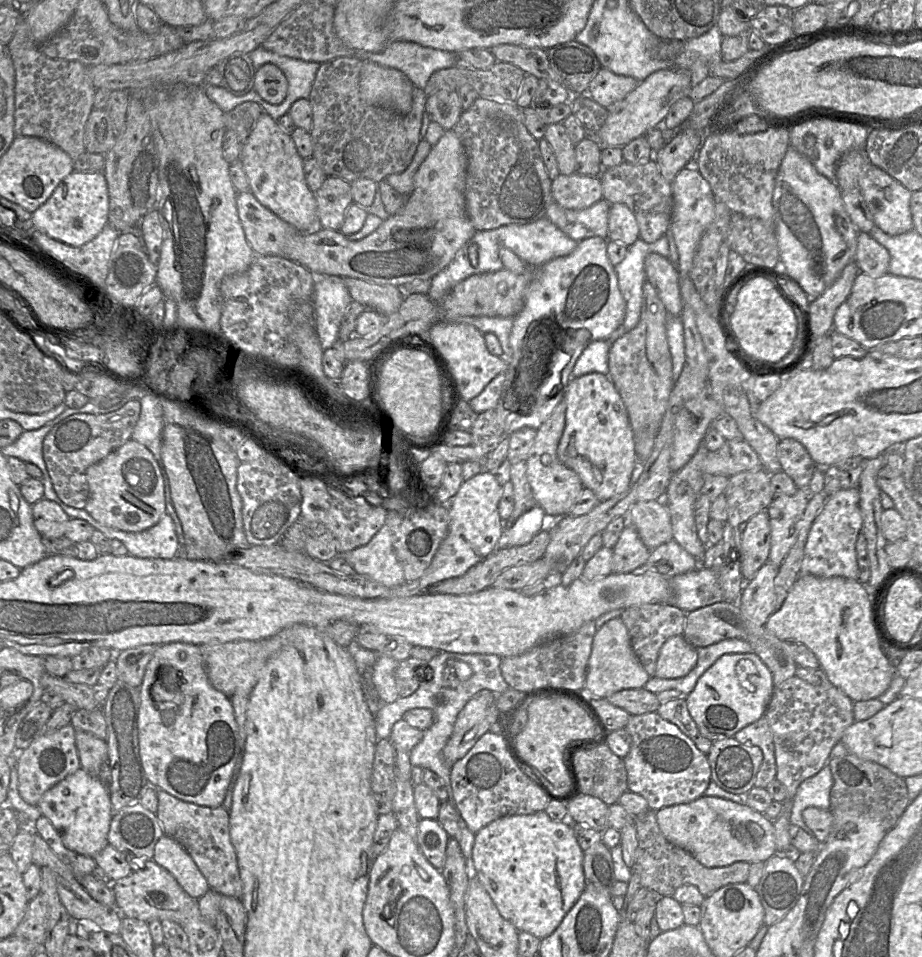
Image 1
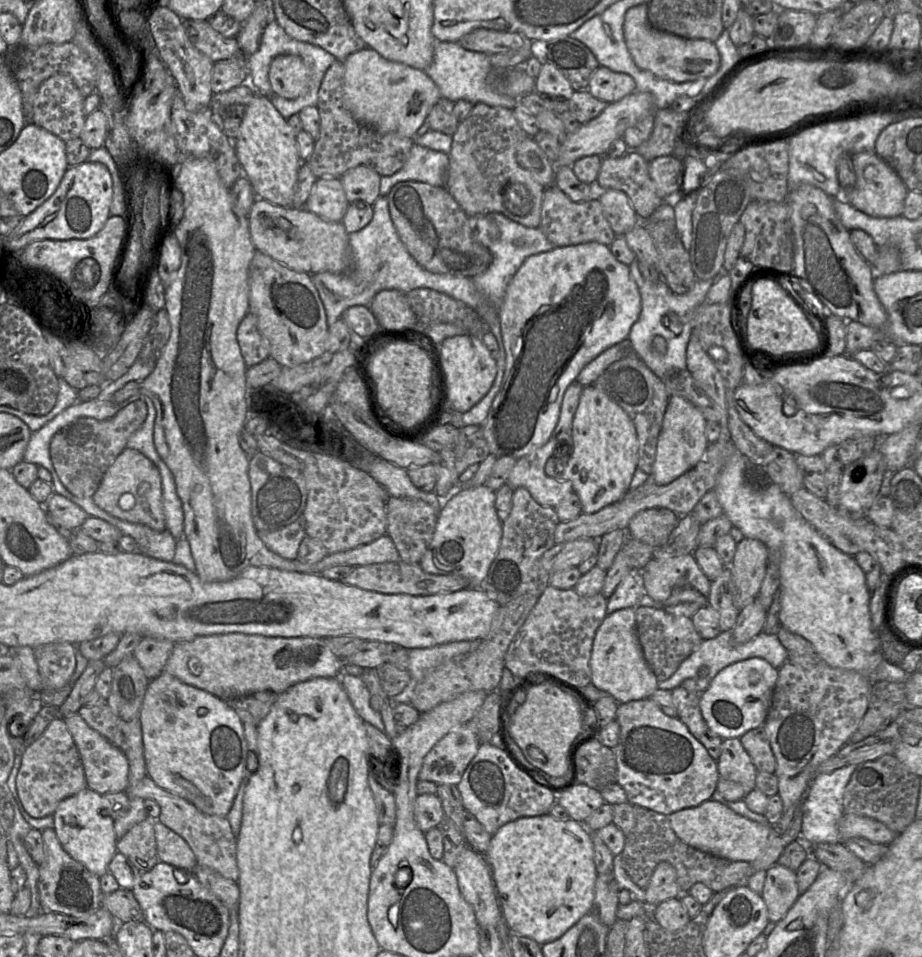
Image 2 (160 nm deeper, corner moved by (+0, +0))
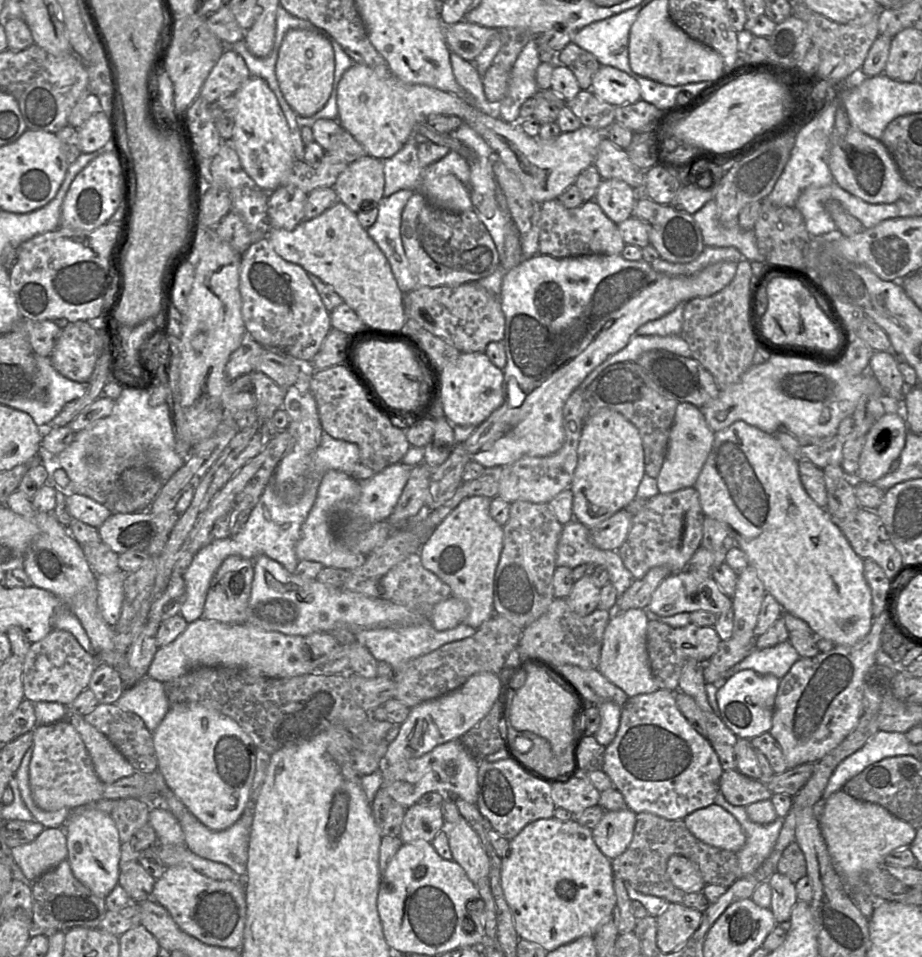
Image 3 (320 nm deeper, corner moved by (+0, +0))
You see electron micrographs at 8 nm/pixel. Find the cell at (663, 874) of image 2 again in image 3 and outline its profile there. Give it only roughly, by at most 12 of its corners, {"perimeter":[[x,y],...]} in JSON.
{"perimeter":[[672,855],[666,871],[683,892],[706,886],[697,865]]}

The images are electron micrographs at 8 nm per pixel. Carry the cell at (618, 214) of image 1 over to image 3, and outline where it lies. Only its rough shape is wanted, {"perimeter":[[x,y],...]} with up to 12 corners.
{"perimeter":[[601,180],[594,201],[616,225],[632,216],[637,191]]}

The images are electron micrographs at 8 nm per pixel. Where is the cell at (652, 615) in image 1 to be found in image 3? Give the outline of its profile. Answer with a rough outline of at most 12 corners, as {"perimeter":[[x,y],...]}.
{"perimeter":[[649,620],[647,651],[659,688],[677,691],[690,659],[708,662],[714,626]]}

